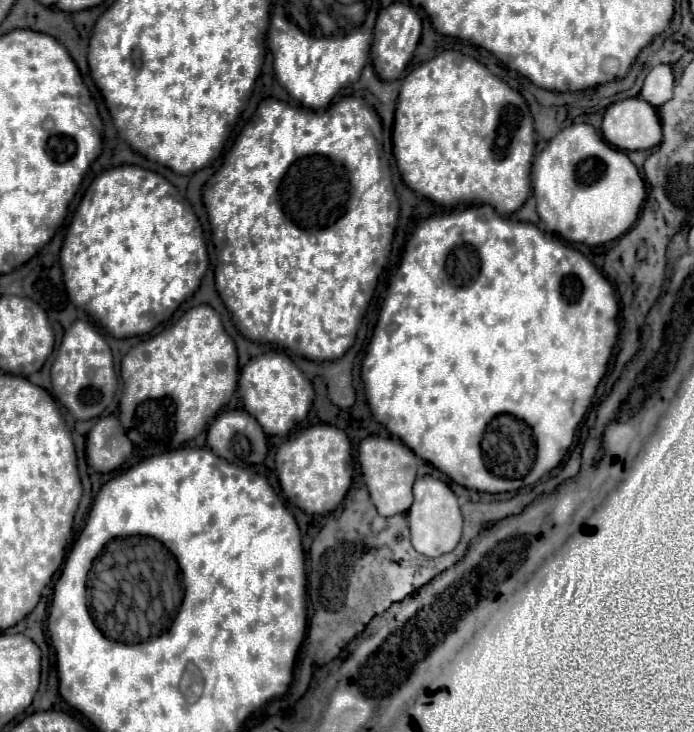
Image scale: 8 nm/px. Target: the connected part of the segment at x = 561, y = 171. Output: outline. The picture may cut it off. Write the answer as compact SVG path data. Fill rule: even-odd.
M574 123L550 139L532 163L532 187L546 231L590 247L622 237L638 219L646 199L646 183L636 165L624 151L604 143L588 123Z

